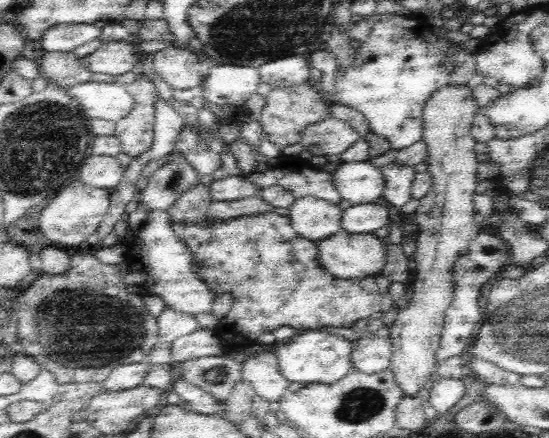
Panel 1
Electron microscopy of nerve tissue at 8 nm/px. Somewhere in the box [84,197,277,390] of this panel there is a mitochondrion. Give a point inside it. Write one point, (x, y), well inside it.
(132, 329)

